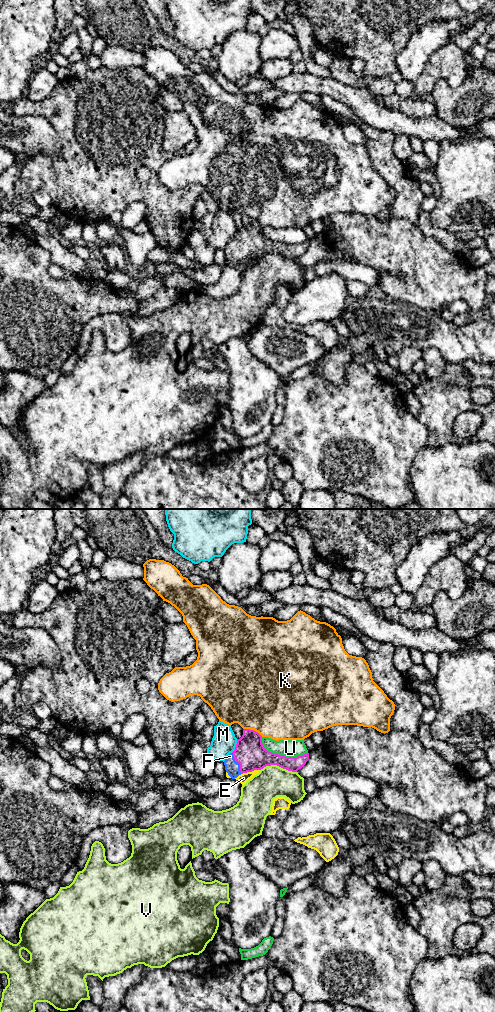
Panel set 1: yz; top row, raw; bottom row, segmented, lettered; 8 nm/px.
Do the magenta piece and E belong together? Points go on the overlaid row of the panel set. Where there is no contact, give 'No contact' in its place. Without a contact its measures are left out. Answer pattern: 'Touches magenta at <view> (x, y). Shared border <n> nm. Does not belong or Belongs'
Touches magenta at yz (250, 771). Shared border 160 nm. Does not belong

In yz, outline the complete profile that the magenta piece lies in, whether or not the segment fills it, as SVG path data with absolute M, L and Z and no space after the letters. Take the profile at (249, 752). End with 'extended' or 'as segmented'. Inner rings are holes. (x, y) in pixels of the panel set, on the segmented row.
M244 729L243 735L237 739L235 750L225 761L225 770L235 779L239 775L266 766L277 765L288 771L297 772L309 760L309 753L297 757L286 757L266 750L262 744L262 736L250 729Z; extended

